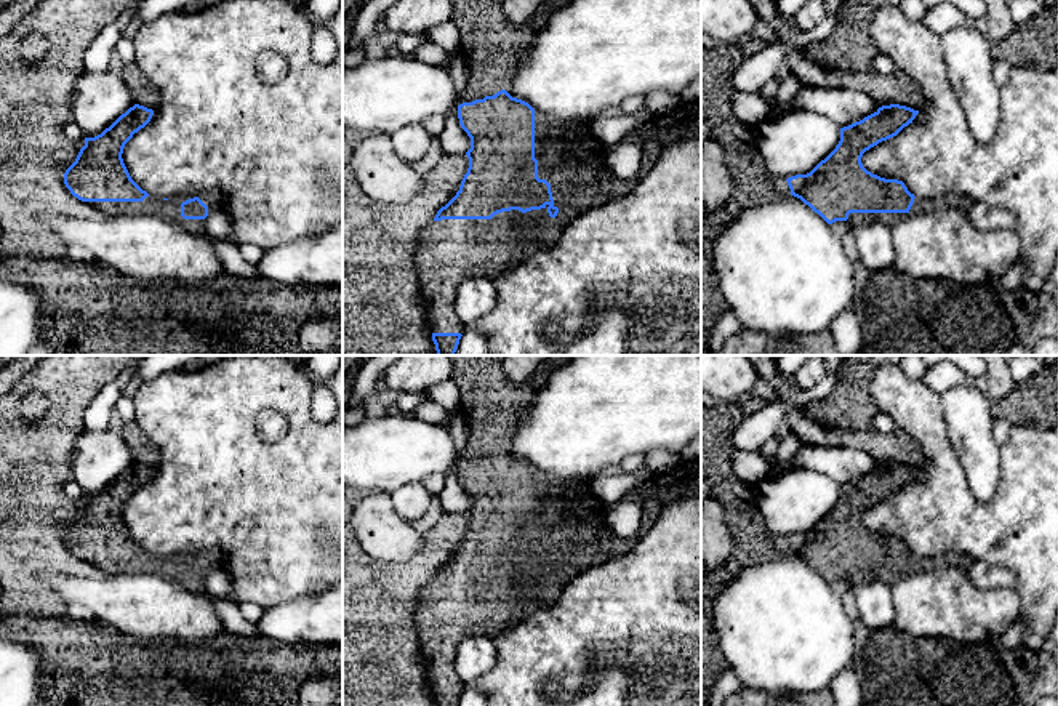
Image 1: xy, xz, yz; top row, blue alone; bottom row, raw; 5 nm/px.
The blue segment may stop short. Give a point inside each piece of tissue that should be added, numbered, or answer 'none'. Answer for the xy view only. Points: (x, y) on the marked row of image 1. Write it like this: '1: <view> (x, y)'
1: xy (170, 210)

